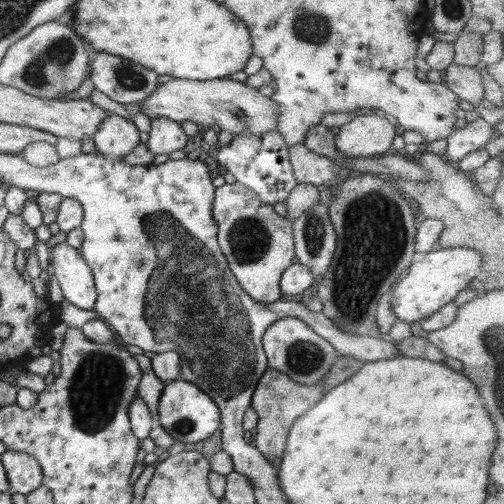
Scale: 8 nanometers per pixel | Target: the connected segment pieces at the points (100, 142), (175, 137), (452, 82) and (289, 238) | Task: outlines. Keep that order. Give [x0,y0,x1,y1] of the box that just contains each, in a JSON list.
[[93,114,140,160],[145,116,188,155],[443,61,484,105],[213,181,295,302]]

